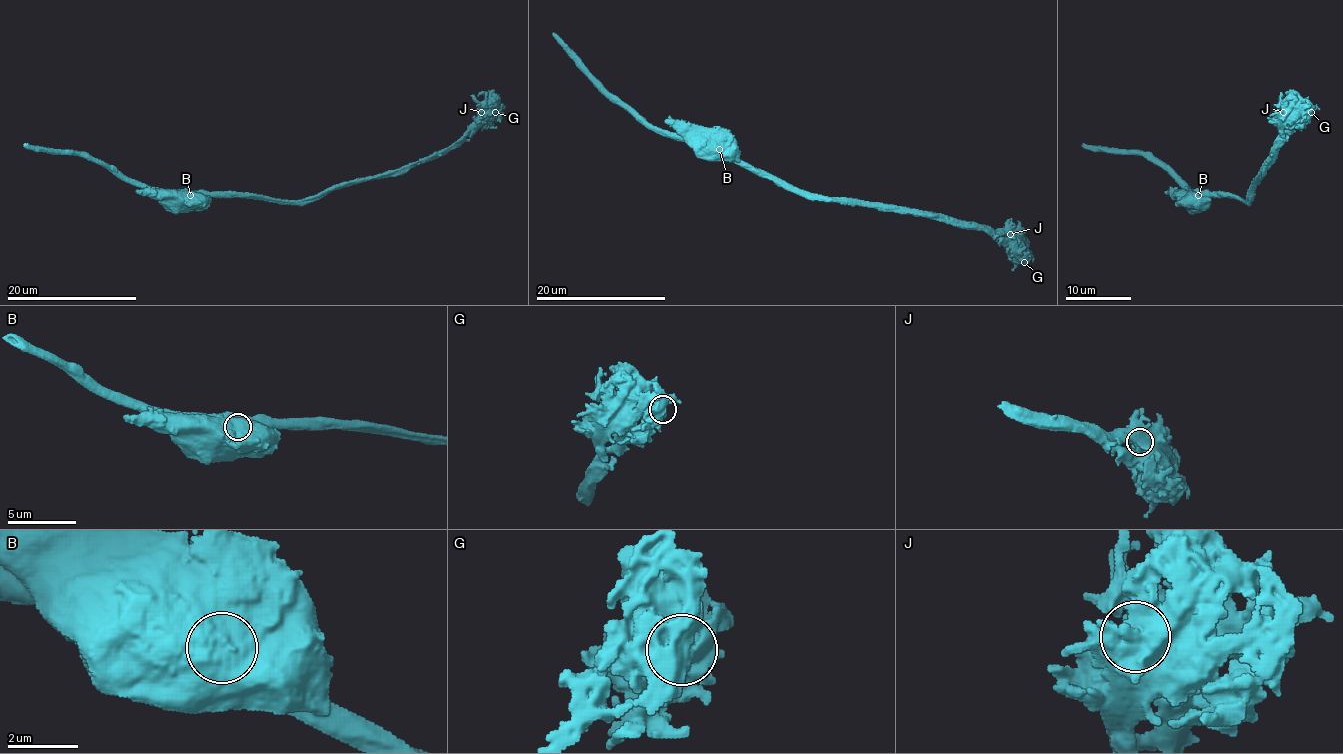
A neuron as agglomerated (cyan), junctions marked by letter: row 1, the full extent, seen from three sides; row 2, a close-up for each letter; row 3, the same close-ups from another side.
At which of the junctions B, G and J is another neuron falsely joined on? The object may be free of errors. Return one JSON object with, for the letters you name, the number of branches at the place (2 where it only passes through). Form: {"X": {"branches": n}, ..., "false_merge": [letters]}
{"false_merge": []}

